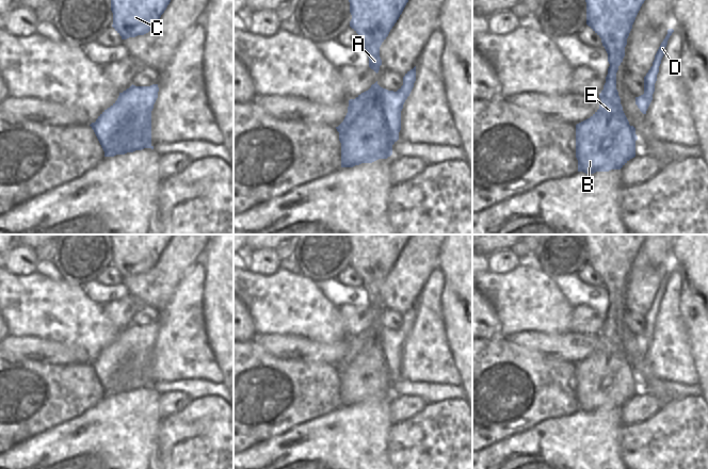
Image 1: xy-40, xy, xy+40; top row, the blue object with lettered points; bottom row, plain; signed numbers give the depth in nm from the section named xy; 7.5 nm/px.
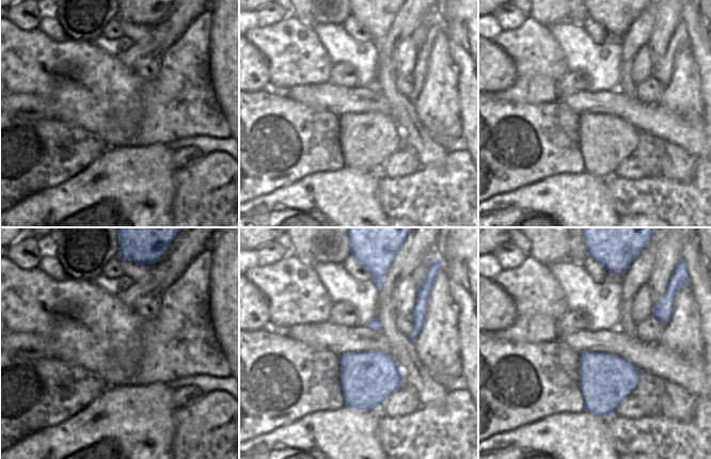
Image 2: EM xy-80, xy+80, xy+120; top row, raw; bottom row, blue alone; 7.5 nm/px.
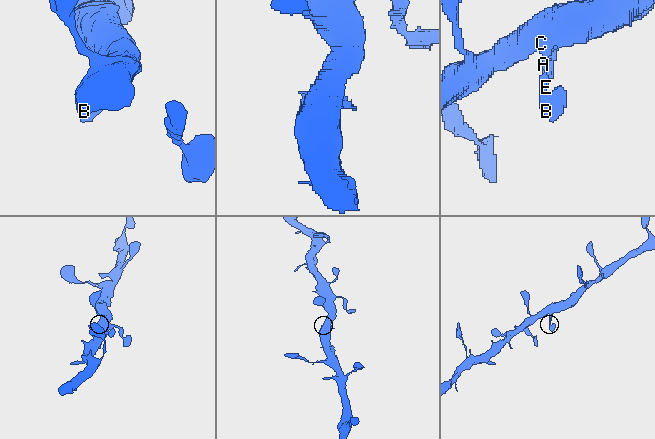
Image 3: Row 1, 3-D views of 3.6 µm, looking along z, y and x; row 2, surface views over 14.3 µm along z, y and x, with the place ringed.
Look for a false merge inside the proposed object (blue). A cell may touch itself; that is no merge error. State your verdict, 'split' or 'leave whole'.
leave whole

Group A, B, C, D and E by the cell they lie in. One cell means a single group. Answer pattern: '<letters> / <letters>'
A B C D E

